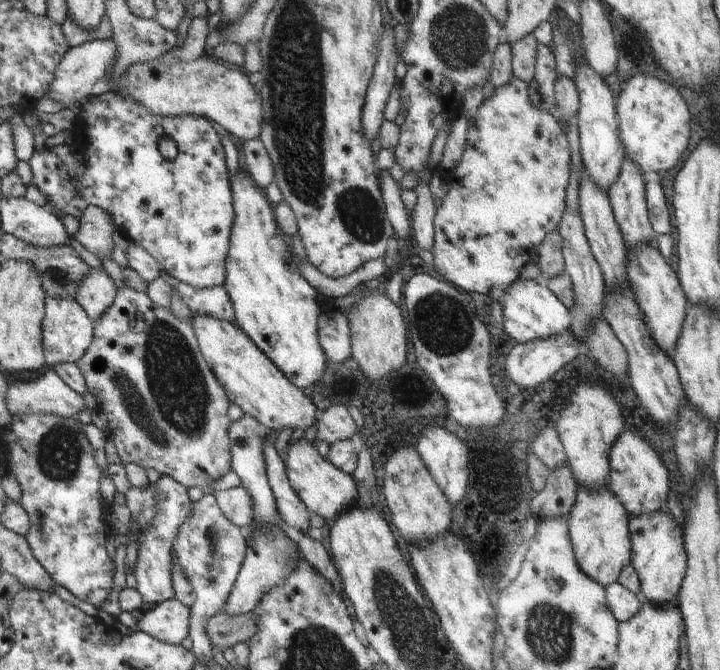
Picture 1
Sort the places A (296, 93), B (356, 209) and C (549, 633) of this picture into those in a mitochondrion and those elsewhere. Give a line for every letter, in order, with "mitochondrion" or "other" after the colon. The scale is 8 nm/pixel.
A: mitochondrion
B: mitochondrion
C: mitochondrion

